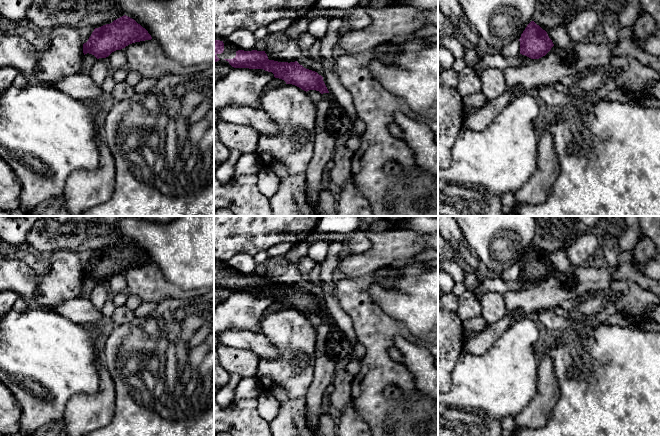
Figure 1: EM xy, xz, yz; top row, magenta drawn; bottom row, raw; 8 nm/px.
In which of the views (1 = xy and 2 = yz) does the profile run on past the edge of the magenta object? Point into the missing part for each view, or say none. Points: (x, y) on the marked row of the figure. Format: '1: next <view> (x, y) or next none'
1: next none
2: next none

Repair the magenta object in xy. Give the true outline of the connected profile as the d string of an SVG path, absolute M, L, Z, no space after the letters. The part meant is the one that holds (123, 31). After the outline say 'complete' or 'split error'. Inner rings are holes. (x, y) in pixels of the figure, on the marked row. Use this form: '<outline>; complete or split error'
M124 15L110 24L95 28L88 41L83 44L83 53L92 54L97 59L106 58L129 44L151 39L145 28Z; complete

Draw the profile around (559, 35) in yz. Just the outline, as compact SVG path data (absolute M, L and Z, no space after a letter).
M557 26L546 31L553 44L561 48L570 48L573 44L566 30L566 26Z

